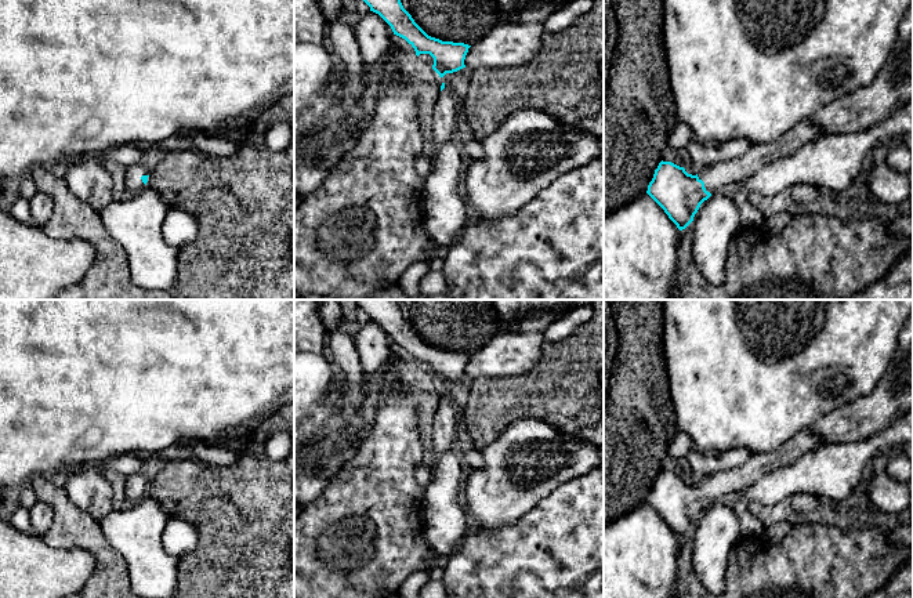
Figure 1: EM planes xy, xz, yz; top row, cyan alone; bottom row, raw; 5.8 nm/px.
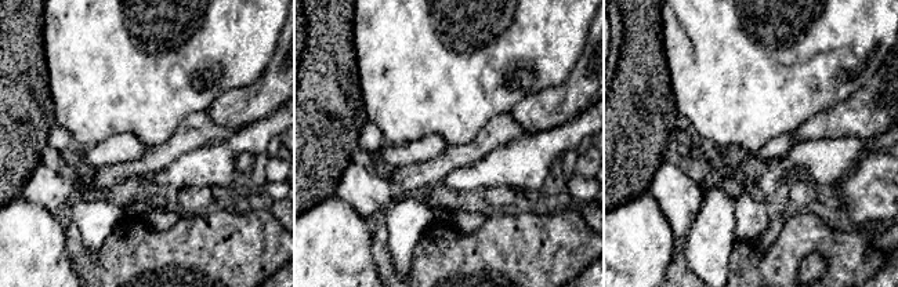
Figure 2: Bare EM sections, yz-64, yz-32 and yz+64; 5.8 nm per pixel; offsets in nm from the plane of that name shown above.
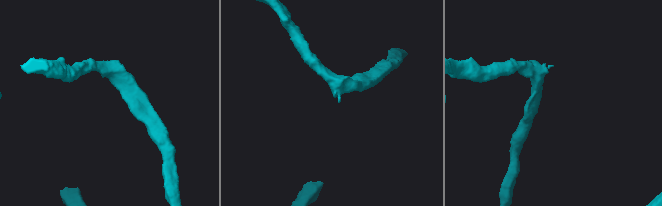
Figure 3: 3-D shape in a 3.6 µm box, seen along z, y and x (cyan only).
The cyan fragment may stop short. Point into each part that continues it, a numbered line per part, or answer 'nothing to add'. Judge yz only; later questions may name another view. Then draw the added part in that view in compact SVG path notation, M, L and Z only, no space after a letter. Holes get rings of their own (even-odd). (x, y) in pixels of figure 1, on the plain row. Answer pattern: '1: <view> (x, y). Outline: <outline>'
1: yz (721, 486). Outline: M811 427L801 430L778 450L753 454L742 467L721 471L698 479L707 501L729 501L731 497L743 497L746 492L765 474L796 463L805 453L826 442Z

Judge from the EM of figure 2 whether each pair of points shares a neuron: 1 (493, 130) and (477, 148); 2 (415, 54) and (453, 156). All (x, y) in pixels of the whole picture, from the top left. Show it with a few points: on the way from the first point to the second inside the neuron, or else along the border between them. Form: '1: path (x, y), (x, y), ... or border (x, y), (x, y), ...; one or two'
1: path (491, 134), (481, 144); one
2: border (480, 131), (470, 141), (449, 144); two

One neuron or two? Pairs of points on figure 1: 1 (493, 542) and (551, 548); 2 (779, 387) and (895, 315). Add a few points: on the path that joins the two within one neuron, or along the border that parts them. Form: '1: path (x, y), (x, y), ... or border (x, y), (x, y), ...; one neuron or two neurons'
1: path (507, 548), (537, 548); one neuron
2: path (808, 358), (851, 315), (866, 315); one neuron

